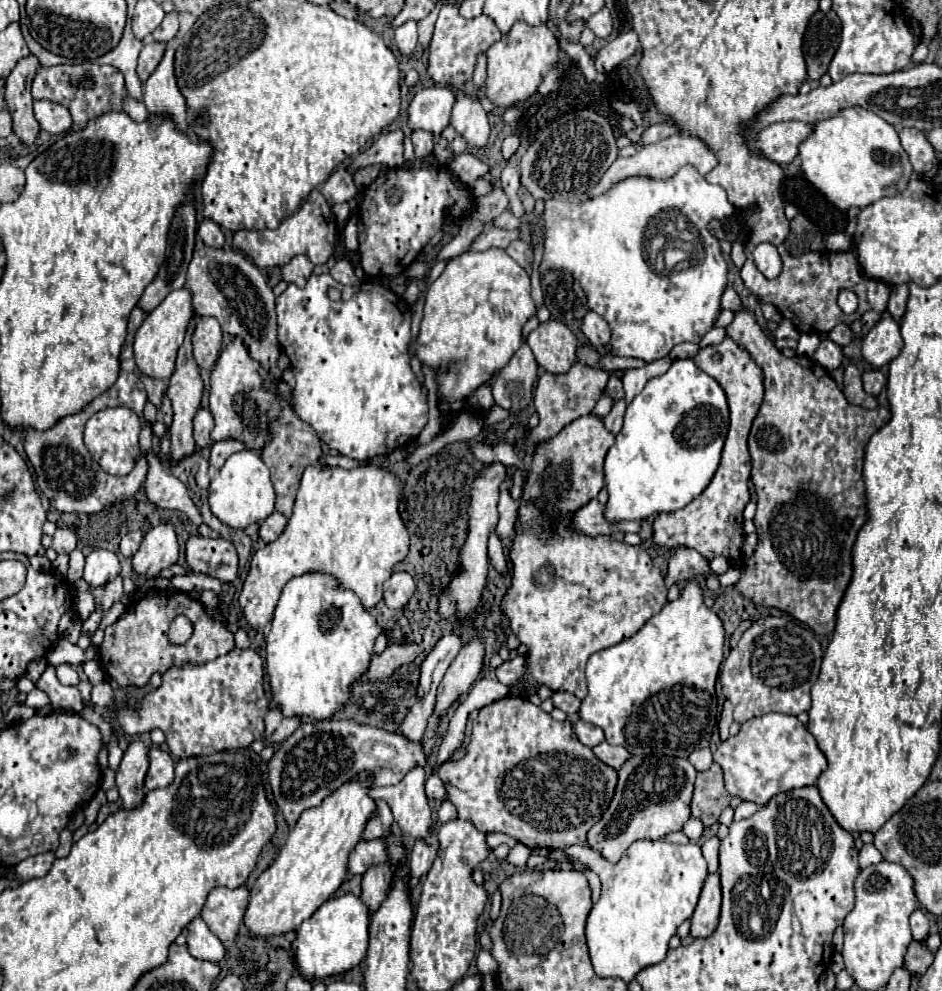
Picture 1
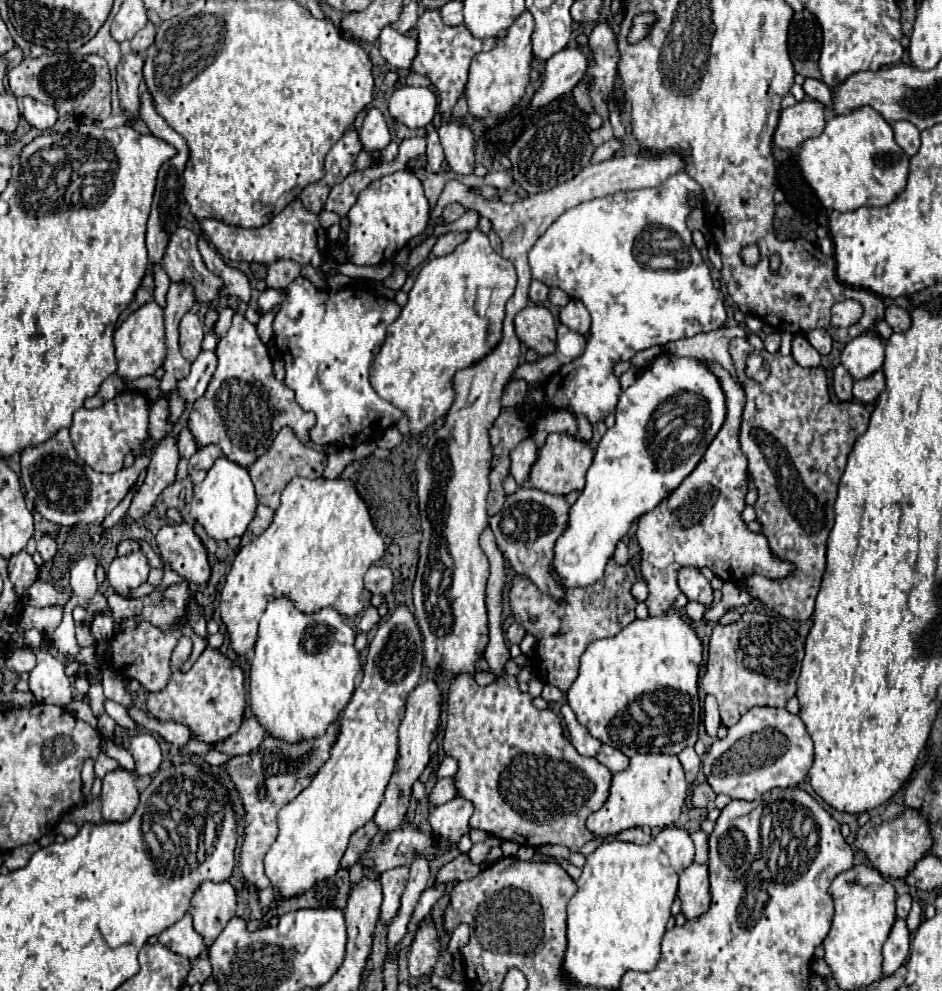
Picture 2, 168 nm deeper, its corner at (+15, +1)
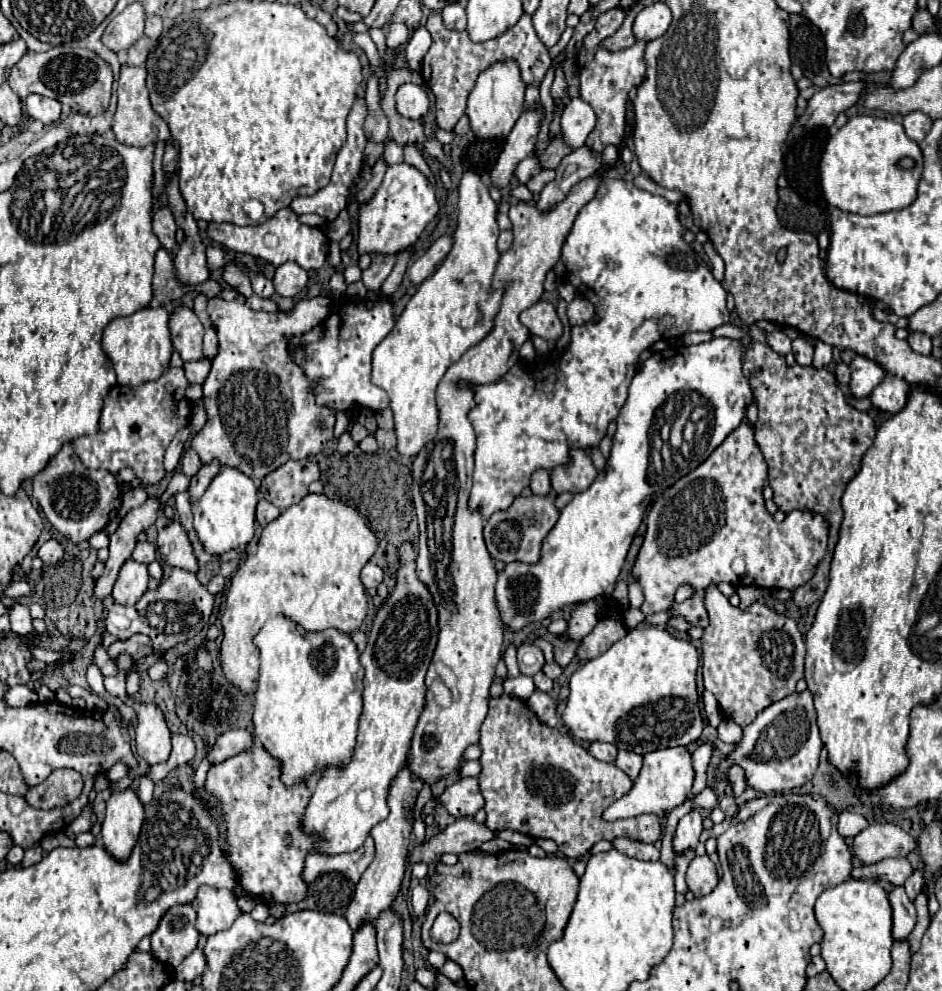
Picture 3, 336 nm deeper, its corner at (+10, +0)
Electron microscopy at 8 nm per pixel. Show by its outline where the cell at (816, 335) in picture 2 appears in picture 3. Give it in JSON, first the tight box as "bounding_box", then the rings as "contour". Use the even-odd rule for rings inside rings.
{"bounding_box":[811,341,833,369],"contour":[[[817,341],[817,343],[815,343],[815,357],[813,357],[811,367],[815,367],[815,369],[827,367],[829,361],[831,361],[831,349],[833,349],[831,345],[827,345],[827,343],[823,343],[823,341]]]}

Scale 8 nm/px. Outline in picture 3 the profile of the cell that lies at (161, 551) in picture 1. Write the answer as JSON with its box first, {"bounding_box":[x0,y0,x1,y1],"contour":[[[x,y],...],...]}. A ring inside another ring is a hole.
{"bounding_box":[113,559,149,605],"contour":[[[127,559],[119,571],[117,583],[113,587],[113,601],[119,605],[133,605],[147,591],[149,573],[145,563],[137,563],[135,559]]]}

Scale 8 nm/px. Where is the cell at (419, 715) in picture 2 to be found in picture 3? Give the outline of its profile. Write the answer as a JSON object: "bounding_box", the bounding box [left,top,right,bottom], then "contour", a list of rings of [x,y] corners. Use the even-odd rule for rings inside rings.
{"bounding_box":[345,767,413,933],"contour":[[[403,767],[401,775],[397,775],[397,779],[393,781],[393,791],[389,791],[389,809],[391,809],[389,817],[371,829],[371,837],[375,839],[375,849],[377,849],[375,859],[363,873],[361,881],[357,883],[353,899],[345,911],[345,919],[351,925],[353,933],[359,931],[365,923],[375,923],[383,911],[391,909],[397,893],[401,891],[409,855],[407,847],[411,837],[411,827],[409,823],[405,823],[405,795],[409,795],[409,787],[413,787],[413,783],[409,783],[409,771],[405,771]]]}

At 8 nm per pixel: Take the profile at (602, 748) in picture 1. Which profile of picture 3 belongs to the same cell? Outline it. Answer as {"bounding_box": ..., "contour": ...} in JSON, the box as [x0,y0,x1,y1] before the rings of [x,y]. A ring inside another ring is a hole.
{"bounding_box":[615,751,643,779],"contour":[[[619,751],[615,765],[633,779],[641,771],[641,761],[643,761],[643,757],[637,755],[637,753],[633,753],[633,751]]]}

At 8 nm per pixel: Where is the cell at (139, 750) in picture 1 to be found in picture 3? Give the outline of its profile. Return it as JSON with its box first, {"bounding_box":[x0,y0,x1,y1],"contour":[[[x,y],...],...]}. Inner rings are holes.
{"bounding_box":[101,789,143,861],"contour":[[[125,789],[113,793],[107,801],[107,813],[101,825],[101,841],[117,861],[129,859],[137,843],[143,819],[143,805],[135,791]]]}

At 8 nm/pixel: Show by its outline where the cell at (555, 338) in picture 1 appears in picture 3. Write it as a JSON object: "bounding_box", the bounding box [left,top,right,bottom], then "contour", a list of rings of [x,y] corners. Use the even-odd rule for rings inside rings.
{"bounding_box":[519,301,563,341],"contour":[[[537,301],[529,309],[525,309],[519,319],[531,331],[531,335],[539,335],[547,341],[555,341],[563,333],[563,325],[549,301]]]}

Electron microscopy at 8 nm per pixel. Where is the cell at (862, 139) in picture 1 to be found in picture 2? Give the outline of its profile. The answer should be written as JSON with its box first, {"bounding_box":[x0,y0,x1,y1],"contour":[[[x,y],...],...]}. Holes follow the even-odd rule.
{"bounding_box":[800,106,910,212],"contour":[[[870,106],[826,120],[820,136],[802,142],[800,168],[824,208],[852,212],[860,206],[886,206],[904,190],[910,158],[894,142],[892,126]]]}

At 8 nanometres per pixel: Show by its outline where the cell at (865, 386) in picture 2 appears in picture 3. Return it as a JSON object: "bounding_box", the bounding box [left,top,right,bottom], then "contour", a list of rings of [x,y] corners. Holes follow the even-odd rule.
{"bounding_box":[871,375,911,413],"contour":[[[885,375],[885,379],[871,393],[871,401],[875,407],[887,413],[897,413],[907,405],[911,385],[893,375]]]}

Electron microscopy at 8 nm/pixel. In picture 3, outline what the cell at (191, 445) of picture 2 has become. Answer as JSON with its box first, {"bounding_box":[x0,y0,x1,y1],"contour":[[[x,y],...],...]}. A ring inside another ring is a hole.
{"bounding_box":[181,447,201,477],"contour":[[[187,447],[185,453],[183,453],[183,459],[181,459],[181,471],[183,471],[187,477],[193,477],[199,469],[201,469],[201,459],[199,459],[199,455],[197,455],[191,447]]]}

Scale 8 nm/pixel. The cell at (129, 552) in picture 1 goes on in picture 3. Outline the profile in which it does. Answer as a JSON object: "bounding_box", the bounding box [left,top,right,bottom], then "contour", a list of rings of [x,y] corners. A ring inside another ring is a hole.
{"bounding_box":[133,541,155,563],"contour":[[[145,541],[145,543],[137,543],[135,551],[133,551],[133,559],[139,563],[151,563],[155,561],[155,545]]]}

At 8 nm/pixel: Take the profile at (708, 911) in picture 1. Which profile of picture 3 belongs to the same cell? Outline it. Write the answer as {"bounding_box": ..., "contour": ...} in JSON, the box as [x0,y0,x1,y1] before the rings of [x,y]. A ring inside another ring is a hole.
{"bounding_box":[687,853,719,897],"contour":[[[707,853],[701,855],[701,857],[695,857],[689,863],[689,869],[687,869],[687,887],[695,893],[695,897],[707,895],[709,891],[713,891],[713,887],[717,883],[719,883],[719,879],[717,879],[717,867],[709,859]]]}

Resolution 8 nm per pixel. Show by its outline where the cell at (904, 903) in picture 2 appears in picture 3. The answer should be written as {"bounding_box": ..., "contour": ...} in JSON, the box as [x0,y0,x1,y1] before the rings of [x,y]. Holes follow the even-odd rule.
{"bounding_box":[905,869,923,901],"contour":[[[915,869],[915,871],[907,877],[907,881],[905,881],[905,891],[907,891],[909,899],[915,901],[915,897],[919,895],[921,889],[923,889],[923,871],[921,871],[921,869]]]}

